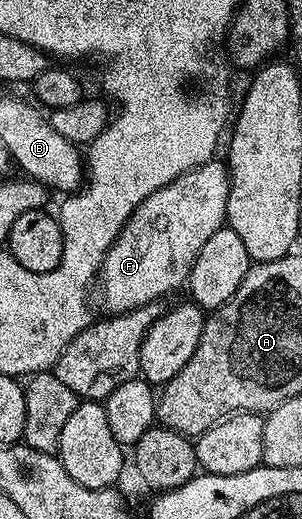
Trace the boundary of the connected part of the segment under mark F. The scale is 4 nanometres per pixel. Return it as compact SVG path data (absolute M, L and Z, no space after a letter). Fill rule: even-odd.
M214 158L190 172L185 172L155 194L151 194L133 210L131 218L123 226L101 263L99 288L101 284L101 300L105 303L106 313L131 312L160 301L160 296L175 291L180 284L182 287L188 281L195 266L195 258L199 258L199 250L203 250L207 238L211 238L211 234L215 234L215 230L219 230L226 223L229 169L219 161L220 159Z

